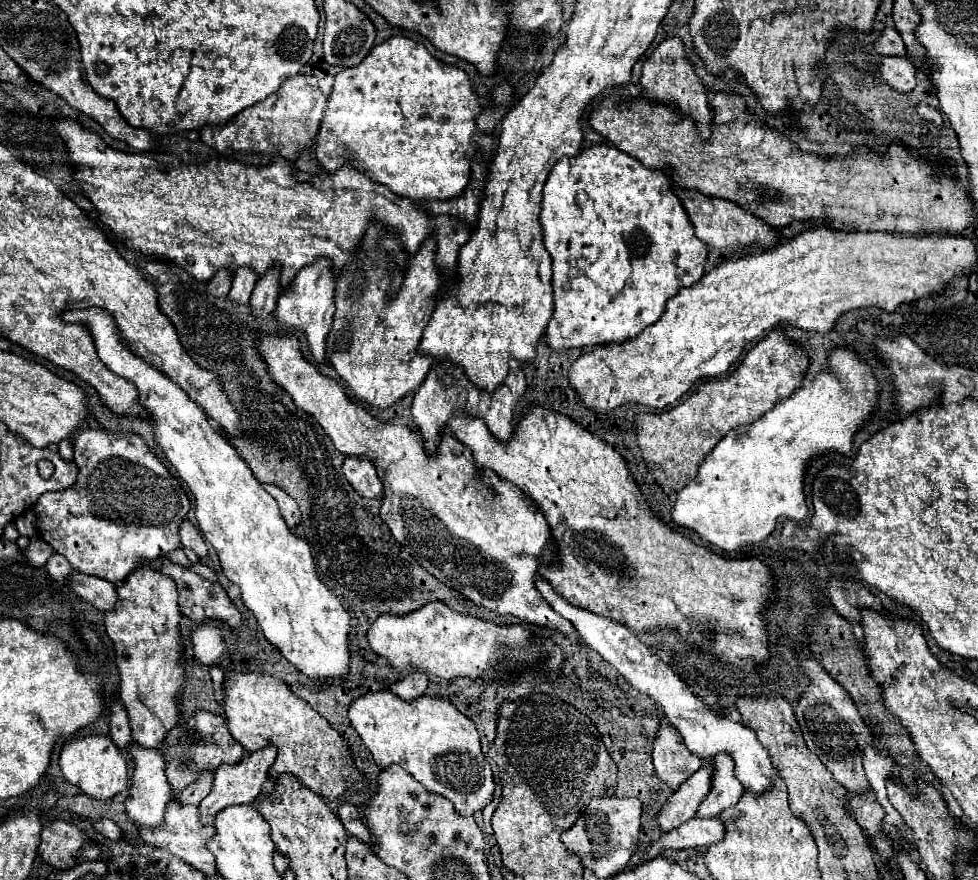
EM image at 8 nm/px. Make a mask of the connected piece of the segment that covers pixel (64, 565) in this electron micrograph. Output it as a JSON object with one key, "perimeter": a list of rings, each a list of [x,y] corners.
{"perimeter":[[[52,553],[52,557],[48,559],[48,563],[46,563],[44,569],[48,571],[48,575],[52,579],[56,579],[60,583],[64,583],[64,577],[68,577],[68,573],[74,571],[72,565],[66,561],[66,557],[62,557],[60,553]]]}

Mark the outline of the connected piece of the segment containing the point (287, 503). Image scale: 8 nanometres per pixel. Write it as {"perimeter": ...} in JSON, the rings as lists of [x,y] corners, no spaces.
{"perimeter":[[[264,485],[264,489],[276,499],[278,509],[280,509],[286,525],[288,525],[290,529],[294,529],[294,525],[300,521],[300,511],[298,511],[296,501],[290,499],[290,497],[288,497],[280,487],[276,487],[276,485]]]}

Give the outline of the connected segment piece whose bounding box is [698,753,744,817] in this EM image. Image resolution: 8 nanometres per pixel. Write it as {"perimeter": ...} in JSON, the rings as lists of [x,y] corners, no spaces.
{"perimeter":[[[718,753],[718,757],[712,757],[714,765],[714,781],[712,791],[706,801],[702,801],[698,809],[698,817],[716,817],[730,805],[736,805],[744,793],[740,781],[734,777],[734,761],[726,757],[726,753]]]}

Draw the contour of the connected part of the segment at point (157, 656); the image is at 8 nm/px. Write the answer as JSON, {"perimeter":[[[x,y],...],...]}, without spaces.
{"perimeter":[[[140,561],[140,565],[134,567],[134,571],[122,581],[118,591],[118,601],[114,609],[106,611],[106,633],[114,641],[116,649],[116,663],[120,669],[120,699],[128,711],[130,717],[130,727],[132,727],[132,737],[138,745],[142,747],[152,747],[160,749],[162,739],[166,733],[178,725],[178,707],[176,701],[180,697],[180,687],[184,681],[184,669],[182,669],[182,659],[180,659],[180,633],[178,633],[178,623],[180,623],[180,609],[178,609],[178,595],[174,589],[174,581],[164,575],[158,569],[152,569],[146,561]]]}

